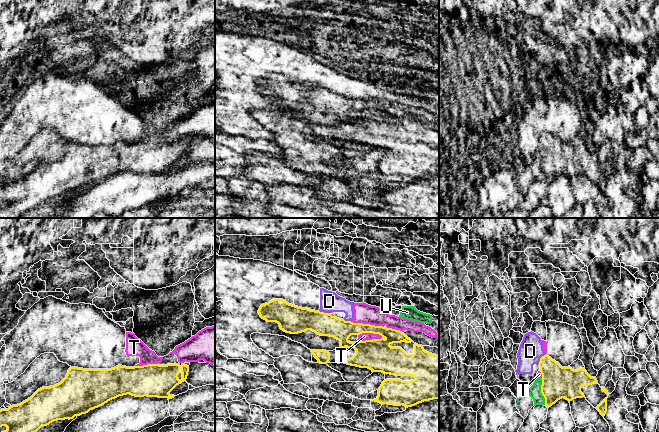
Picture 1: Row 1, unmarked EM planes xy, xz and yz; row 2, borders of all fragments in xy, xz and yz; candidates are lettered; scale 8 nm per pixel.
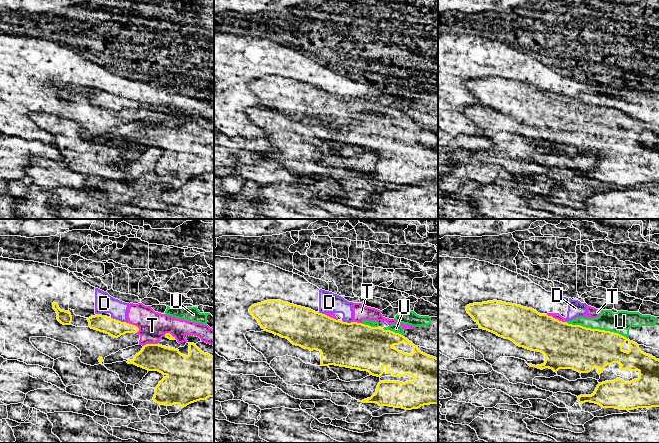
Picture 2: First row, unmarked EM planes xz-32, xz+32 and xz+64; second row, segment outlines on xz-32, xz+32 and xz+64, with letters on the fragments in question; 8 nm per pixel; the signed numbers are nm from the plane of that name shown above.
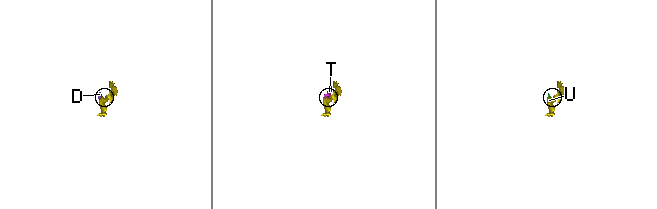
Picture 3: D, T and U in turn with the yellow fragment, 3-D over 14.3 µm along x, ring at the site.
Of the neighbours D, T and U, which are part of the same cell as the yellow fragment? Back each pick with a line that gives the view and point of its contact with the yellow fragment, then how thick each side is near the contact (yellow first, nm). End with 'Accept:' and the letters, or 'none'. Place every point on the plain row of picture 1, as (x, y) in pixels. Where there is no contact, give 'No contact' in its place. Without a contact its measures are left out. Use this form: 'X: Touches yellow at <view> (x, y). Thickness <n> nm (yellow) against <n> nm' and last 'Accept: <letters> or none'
Accept: none

